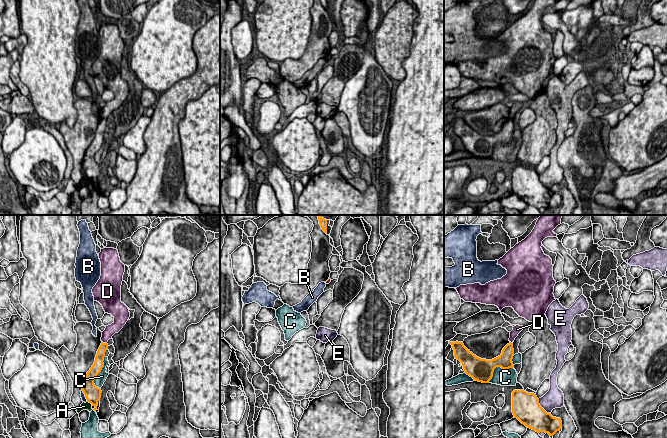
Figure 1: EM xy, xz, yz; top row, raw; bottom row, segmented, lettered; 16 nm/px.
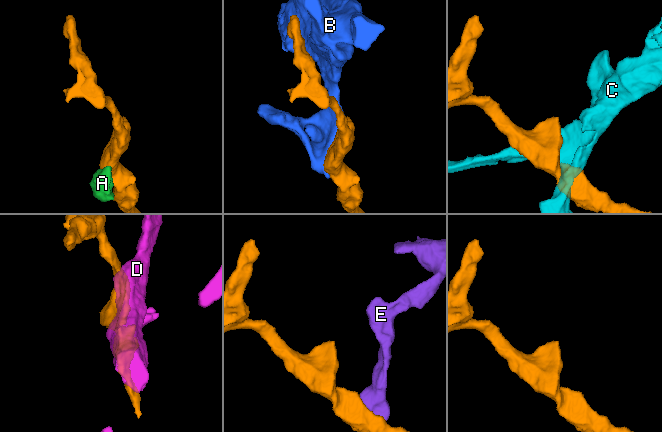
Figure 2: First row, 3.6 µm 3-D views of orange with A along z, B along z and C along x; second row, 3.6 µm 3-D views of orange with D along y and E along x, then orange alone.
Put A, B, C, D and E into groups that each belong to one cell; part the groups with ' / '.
A / B / C / D / E

